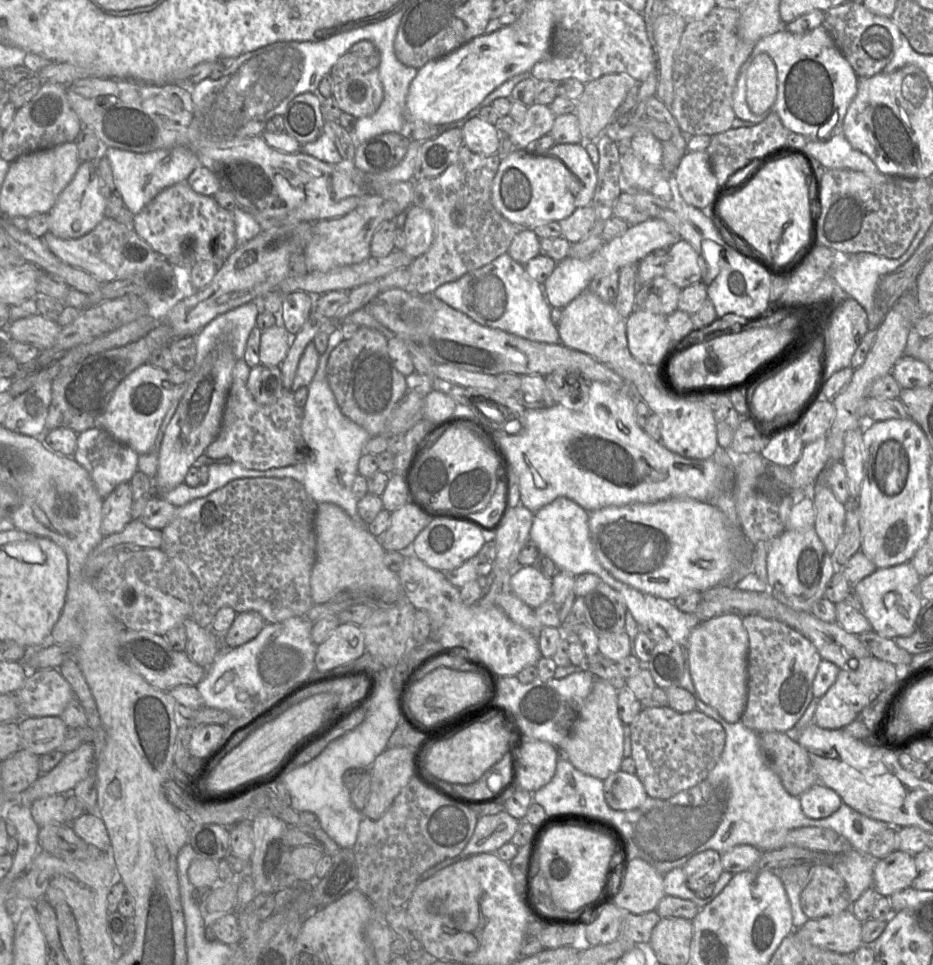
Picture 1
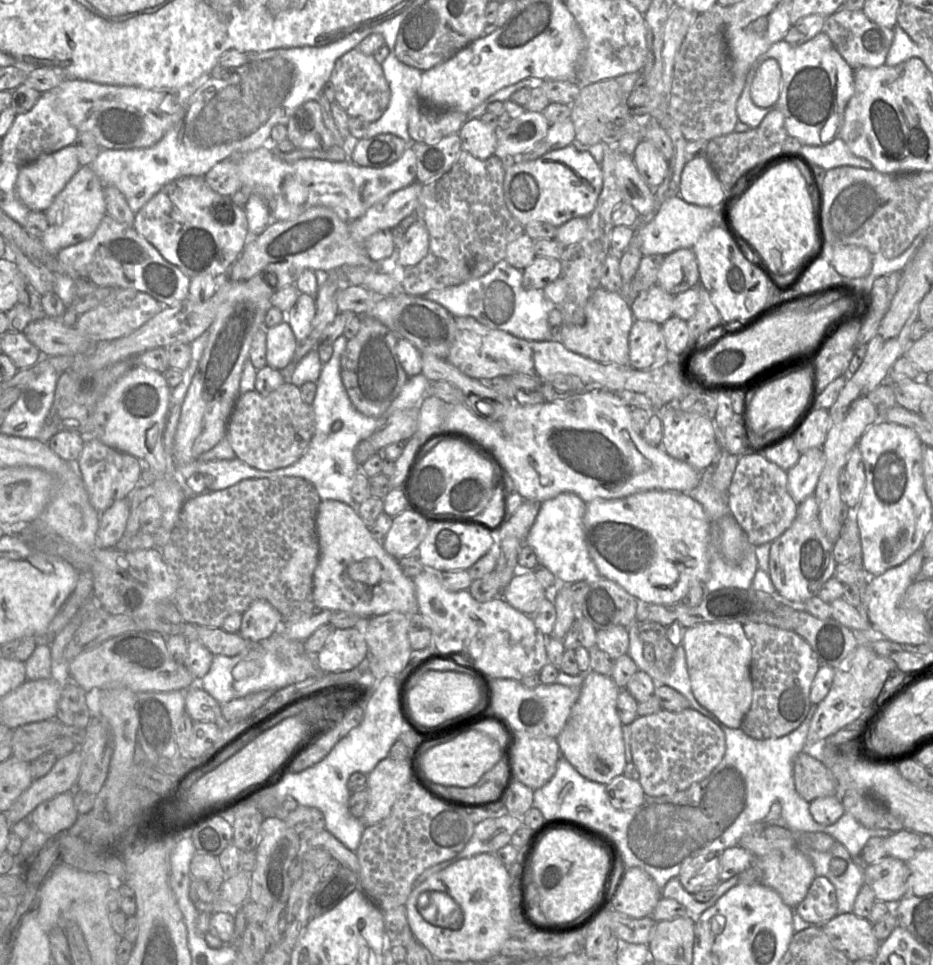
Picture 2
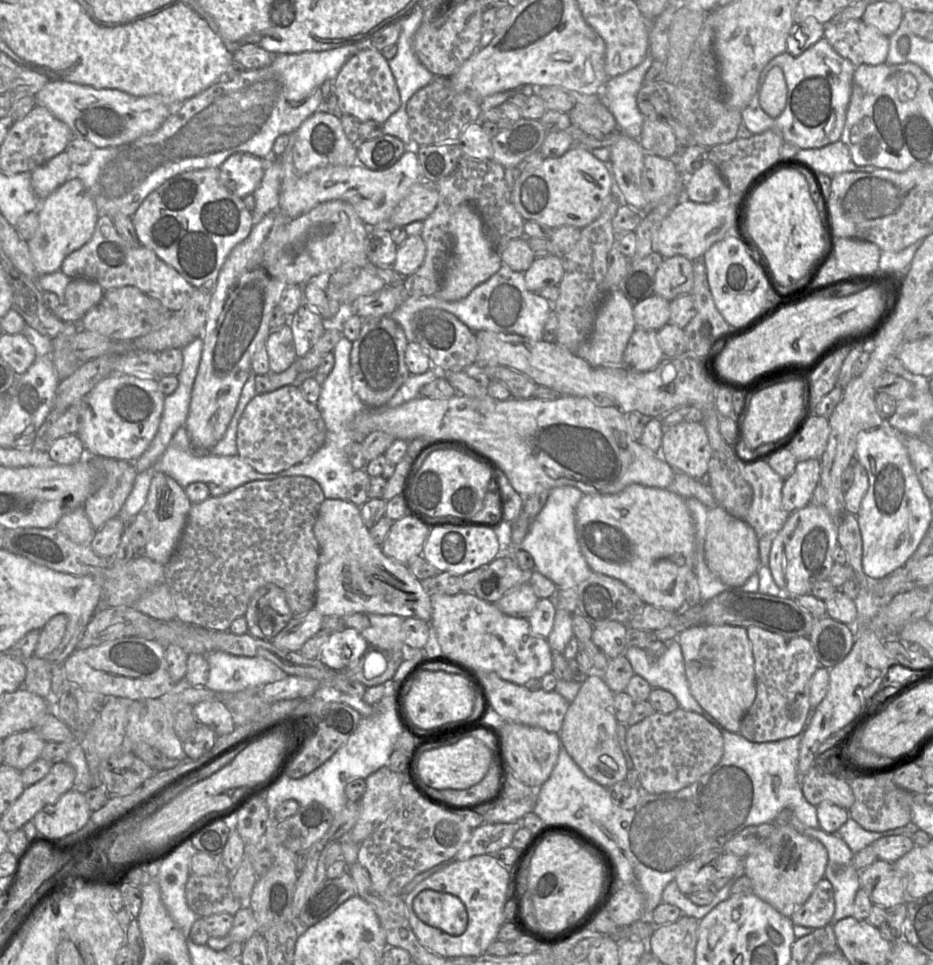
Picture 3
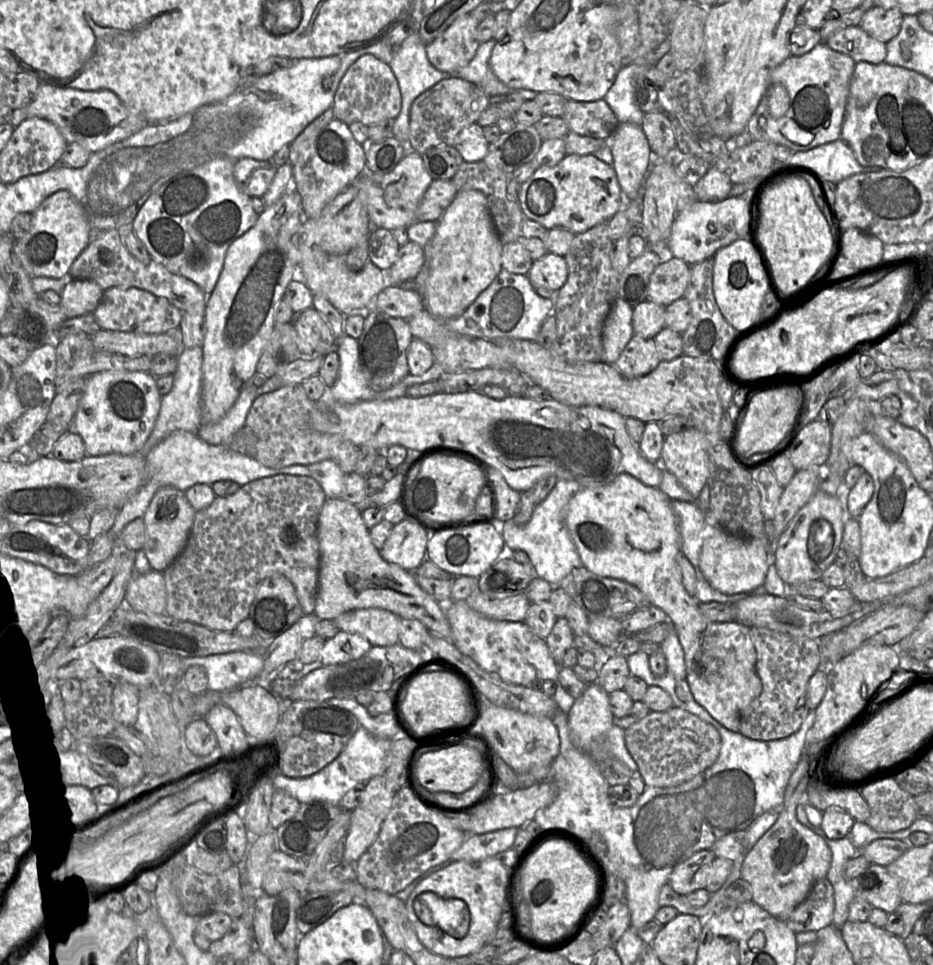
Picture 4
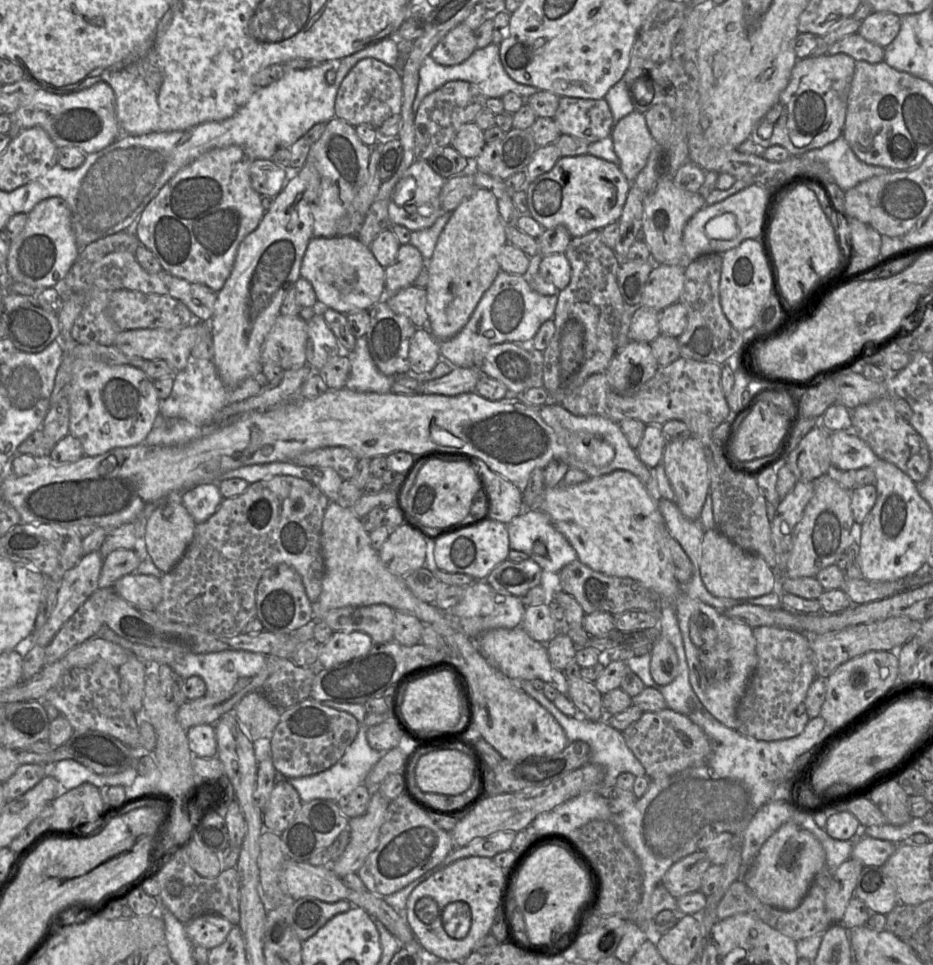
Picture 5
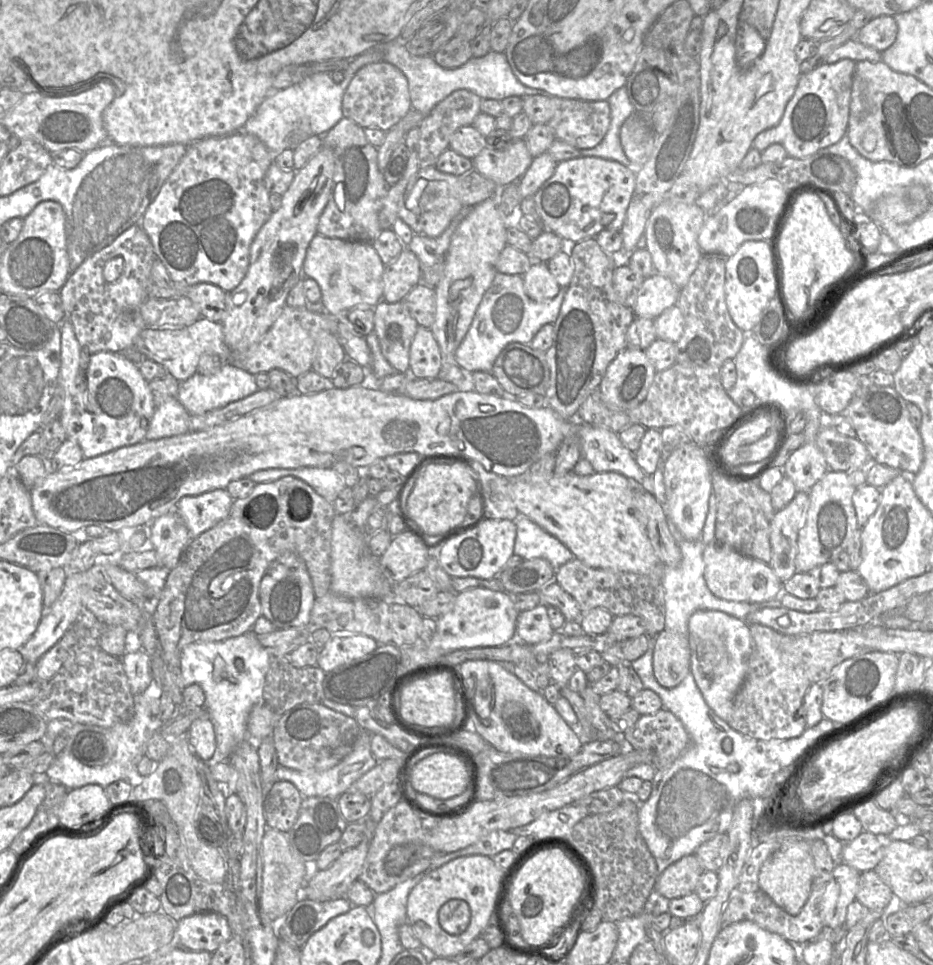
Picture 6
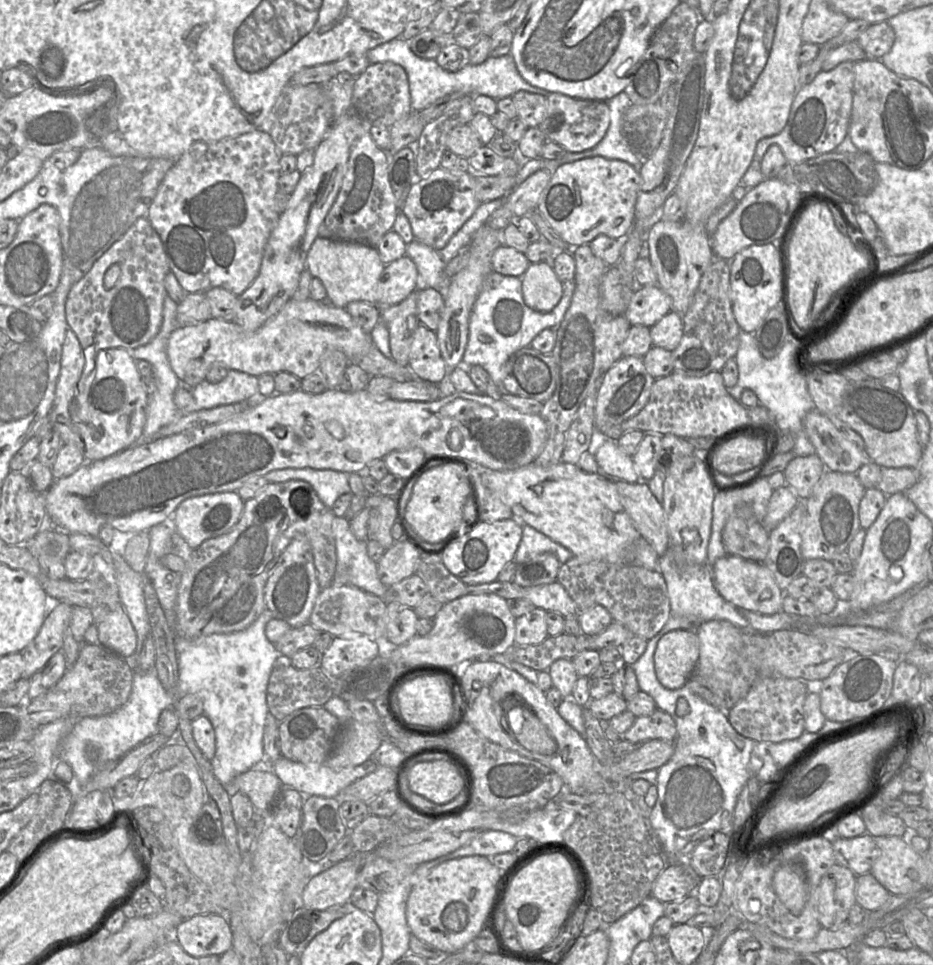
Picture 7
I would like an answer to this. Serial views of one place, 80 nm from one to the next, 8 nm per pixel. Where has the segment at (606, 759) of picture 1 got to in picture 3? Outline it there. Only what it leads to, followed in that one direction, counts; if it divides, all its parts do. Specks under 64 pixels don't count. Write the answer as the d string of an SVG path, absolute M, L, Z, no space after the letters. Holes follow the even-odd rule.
M590 673L570 703L559 732L562 747L576 764L589 778L605 787L625 780L629 770L617 735L614 696L615 693L608 687L601 673Z

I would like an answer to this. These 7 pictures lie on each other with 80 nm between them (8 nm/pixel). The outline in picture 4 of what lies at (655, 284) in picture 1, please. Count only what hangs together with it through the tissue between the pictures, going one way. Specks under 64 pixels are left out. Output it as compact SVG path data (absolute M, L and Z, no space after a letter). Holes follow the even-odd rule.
M650 301L633 307L632 326L634 335L654 338L665 327L665 308Z

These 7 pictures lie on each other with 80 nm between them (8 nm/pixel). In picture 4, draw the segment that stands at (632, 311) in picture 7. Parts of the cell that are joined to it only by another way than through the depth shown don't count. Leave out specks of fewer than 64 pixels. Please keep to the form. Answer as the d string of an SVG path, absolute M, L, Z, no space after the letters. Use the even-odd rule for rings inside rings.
M672 255L663 256L663 261L650 276L647 301L661 306L668 306L682 298L691 278L691 265Z

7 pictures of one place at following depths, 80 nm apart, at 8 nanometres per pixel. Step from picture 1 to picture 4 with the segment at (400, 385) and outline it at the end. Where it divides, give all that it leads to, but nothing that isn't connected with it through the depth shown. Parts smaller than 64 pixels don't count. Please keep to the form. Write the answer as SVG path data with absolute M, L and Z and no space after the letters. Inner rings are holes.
M367 310L361 336L358 339L359 361L370 388L376 392L390 389L409 373L408 347L413 339L408 320L391 317L377 310Z

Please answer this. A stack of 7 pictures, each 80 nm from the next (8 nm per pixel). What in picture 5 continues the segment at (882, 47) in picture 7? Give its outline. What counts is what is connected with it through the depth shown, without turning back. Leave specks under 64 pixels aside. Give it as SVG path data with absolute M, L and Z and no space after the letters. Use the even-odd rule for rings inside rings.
M873 11L861 22L857 33L866 40L885 48L896 38L900 27L901 16Z

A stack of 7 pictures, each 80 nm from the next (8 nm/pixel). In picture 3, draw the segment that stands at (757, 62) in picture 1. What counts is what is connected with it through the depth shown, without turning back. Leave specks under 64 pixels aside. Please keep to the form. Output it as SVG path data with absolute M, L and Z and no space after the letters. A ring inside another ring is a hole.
M773 67L765 77L759 89L759 103L772 118L779 117L784 111L787 103L787 84L780 67Z

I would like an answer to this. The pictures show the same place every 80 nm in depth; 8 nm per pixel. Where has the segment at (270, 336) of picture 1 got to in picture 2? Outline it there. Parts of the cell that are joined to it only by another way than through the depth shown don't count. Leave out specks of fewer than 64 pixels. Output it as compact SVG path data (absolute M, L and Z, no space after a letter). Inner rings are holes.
M287 321L266 330L266 346L267 366L282 371L292 362L297 341Z

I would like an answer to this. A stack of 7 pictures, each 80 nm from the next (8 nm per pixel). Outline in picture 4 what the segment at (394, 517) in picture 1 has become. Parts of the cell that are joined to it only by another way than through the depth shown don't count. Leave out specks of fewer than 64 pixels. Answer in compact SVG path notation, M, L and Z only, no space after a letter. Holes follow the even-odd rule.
M405 518L393 526L380 553L386 561L415 571L427 557L429 538L420 525Z

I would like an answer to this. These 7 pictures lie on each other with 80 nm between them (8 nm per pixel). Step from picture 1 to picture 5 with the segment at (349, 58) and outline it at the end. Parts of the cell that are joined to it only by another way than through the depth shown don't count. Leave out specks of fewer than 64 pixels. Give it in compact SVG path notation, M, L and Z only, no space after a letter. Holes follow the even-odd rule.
M374 58L360 60L342 81L335 101L335 117L356 127L367 125L378 129L388 118L401 113L403 83L399 72Z

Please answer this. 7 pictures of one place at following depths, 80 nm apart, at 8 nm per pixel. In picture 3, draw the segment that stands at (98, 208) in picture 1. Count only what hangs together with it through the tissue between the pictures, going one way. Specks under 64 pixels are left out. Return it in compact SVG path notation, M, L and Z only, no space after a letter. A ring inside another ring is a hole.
M76 177L42 200L37 212L39 226L27 244L37 272L47 275L60 270L64 259L92 238L99 215L91 194Z

